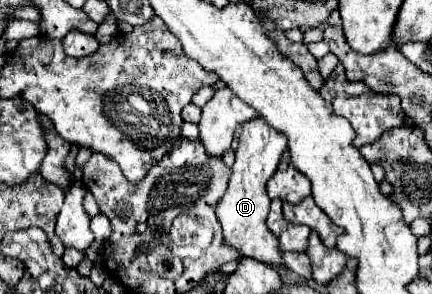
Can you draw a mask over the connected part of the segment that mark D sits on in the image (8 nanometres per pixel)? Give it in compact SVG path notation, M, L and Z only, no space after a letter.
M255 118L241 128L239 148L235 152L233 176L229 178L227 192L221 198L221 204L215 208L215 214L223 228L223 244L239 250L243 256L251 256L255 260L267 262L271 266L283 266L283 254L279 248L279 240L269 232L265 220L269 214L269 196L265 192L265 184L271 174L277 170L283 150L287 148L287 140L281 132L273 130L263 122L263 118Z

